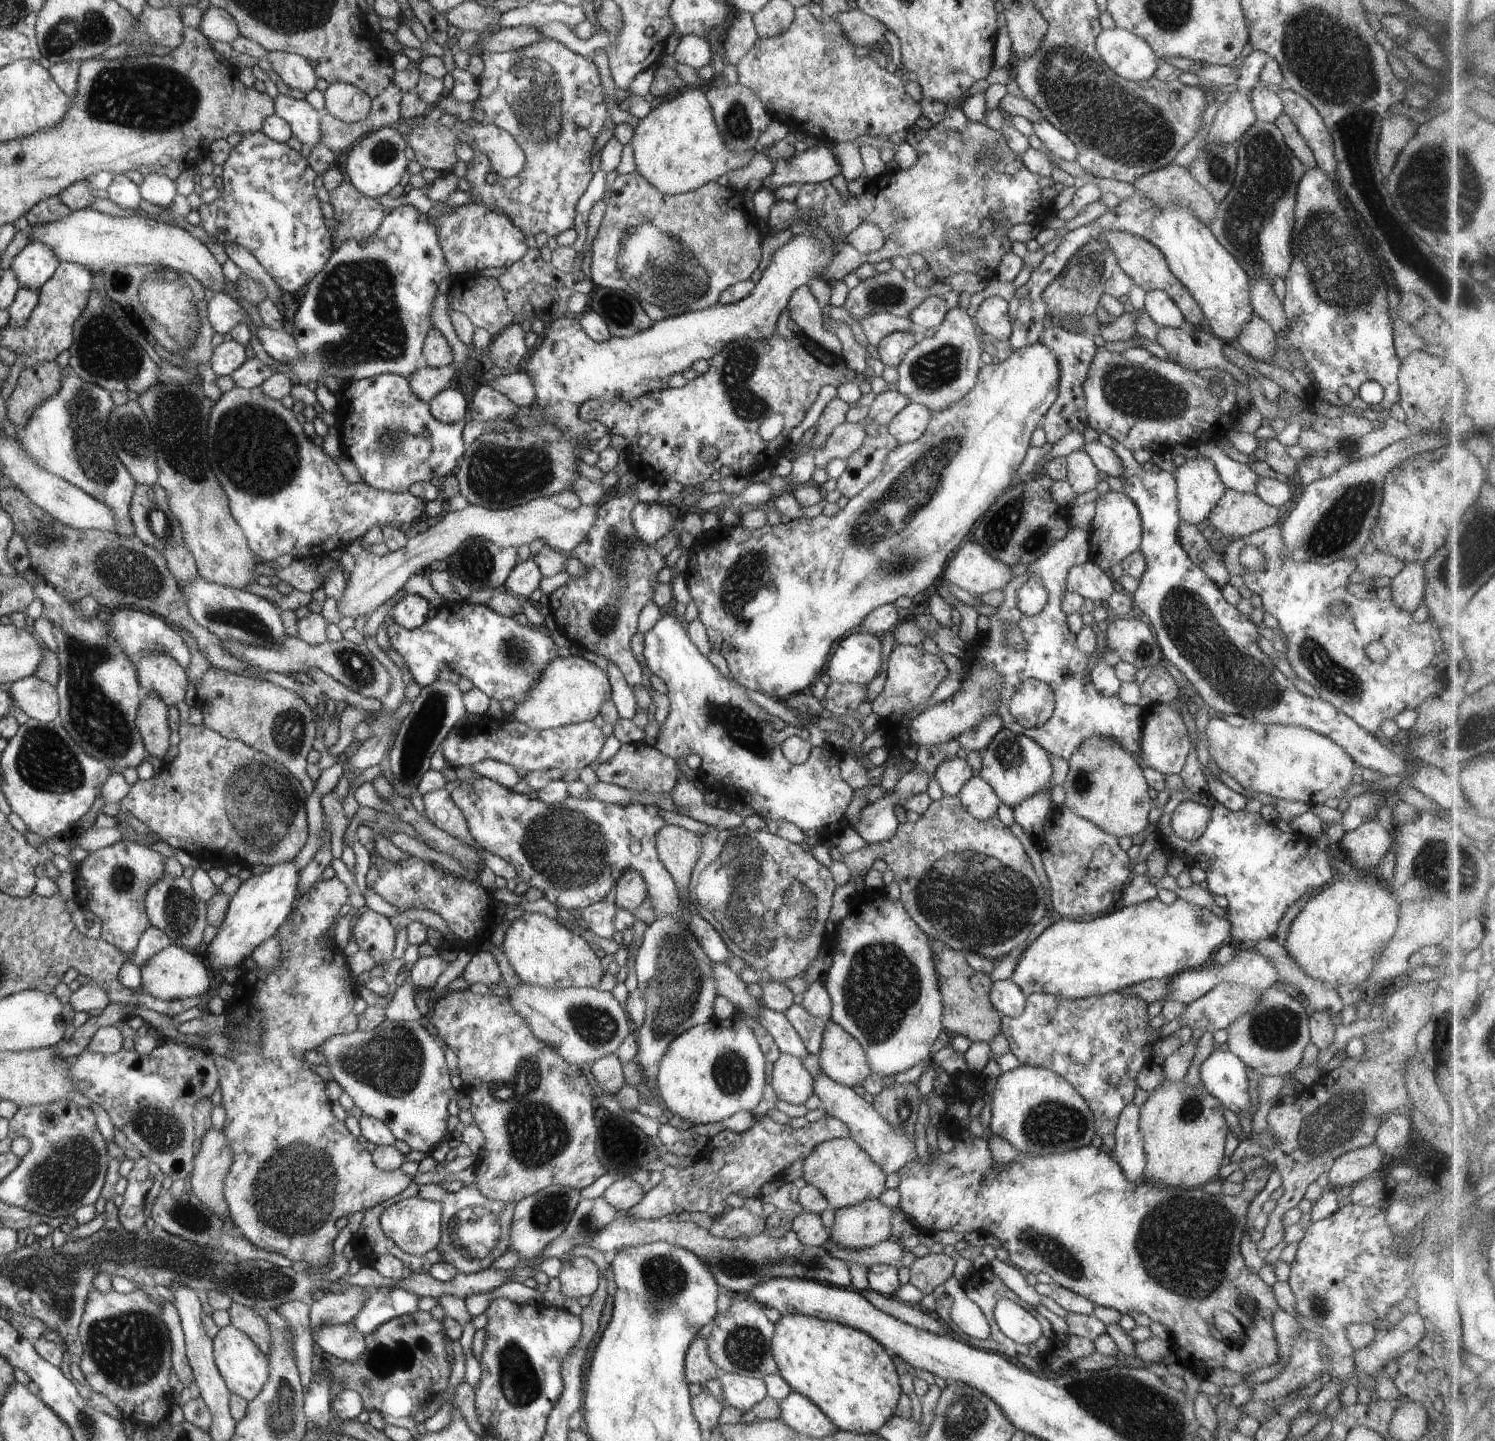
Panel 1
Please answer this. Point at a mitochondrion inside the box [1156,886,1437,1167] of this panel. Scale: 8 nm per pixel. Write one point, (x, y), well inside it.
(1342, 1115)

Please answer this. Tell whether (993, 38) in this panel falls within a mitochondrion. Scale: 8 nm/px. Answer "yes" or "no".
no

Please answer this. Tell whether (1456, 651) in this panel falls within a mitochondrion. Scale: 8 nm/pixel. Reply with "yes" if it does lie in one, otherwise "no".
no

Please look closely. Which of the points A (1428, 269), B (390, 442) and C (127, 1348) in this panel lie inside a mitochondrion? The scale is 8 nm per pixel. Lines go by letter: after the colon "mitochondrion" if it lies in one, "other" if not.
A: mitochondrion
B: mitochondrion
C: mitochondrion

